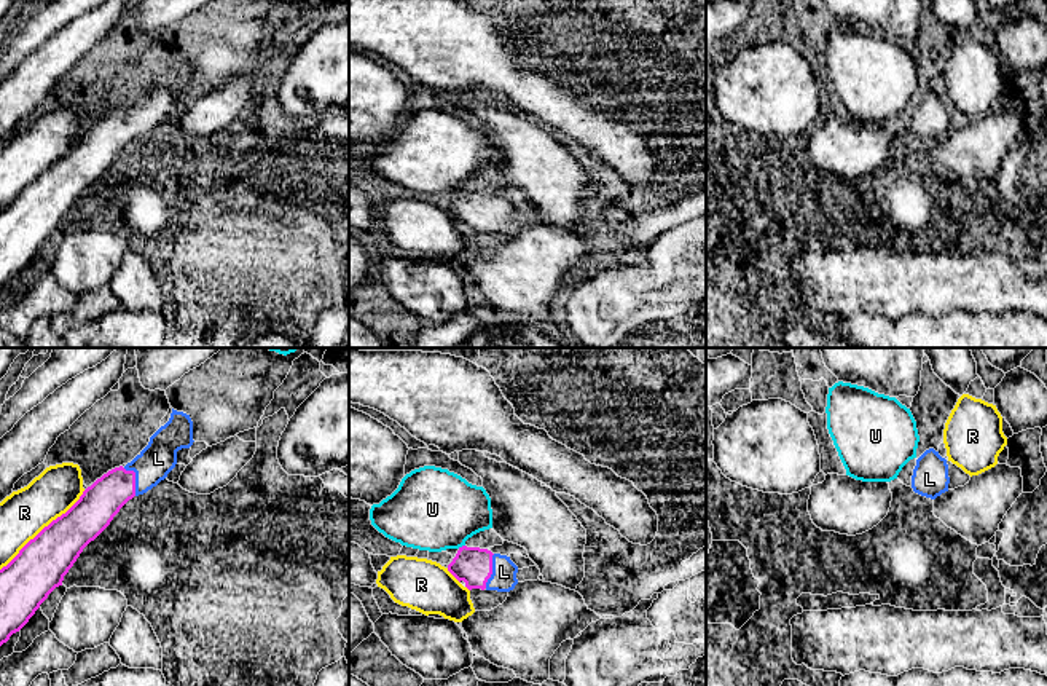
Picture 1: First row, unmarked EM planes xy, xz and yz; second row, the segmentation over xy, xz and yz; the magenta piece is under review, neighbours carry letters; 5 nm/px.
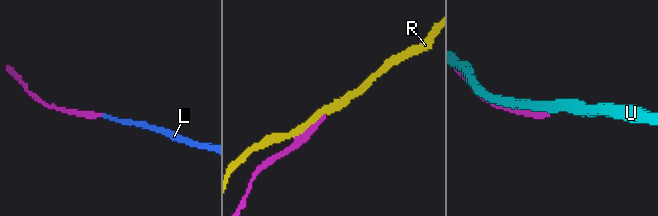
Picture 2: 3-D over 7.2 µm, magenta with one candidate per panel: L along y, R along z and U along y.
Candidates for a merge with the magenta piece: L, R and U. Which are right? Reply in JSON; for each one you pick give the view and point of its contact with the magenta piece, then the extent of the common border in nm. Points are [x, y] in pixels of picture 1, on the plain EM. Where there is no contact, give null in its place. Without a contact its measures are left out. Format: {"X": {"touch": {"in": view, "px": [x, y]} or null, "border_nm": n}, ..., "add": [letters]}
{"L": {"touch": {"in": "xy", "px": [134, 122]}, "border_nm": 160}, "add": ["L"]}

